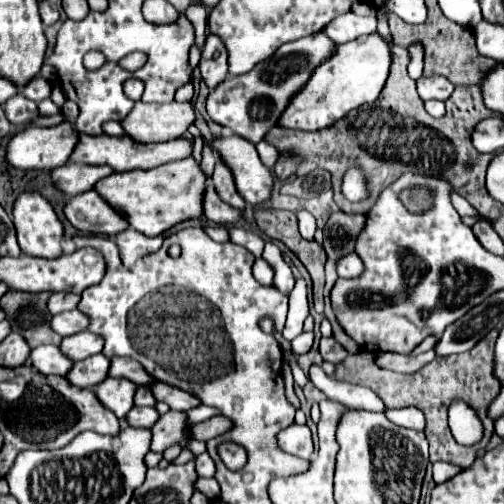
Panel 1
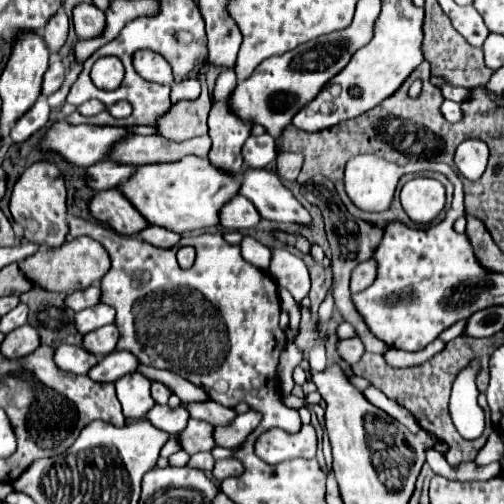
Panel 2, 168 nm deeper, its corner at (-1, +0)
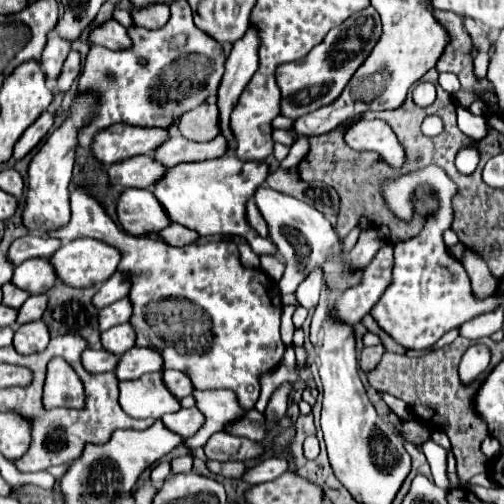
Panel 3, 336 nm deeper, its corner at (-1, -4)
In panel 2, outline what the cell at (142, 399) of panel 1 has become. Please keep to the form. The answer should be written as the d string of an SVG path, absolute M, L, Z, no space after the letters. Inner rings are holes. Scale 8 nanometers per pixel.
M155 382L155 384L151 384L151 396L155 398L157 404L167 404L167 400L169 400L169 396L171 396L171 390L169 390L167 386Z

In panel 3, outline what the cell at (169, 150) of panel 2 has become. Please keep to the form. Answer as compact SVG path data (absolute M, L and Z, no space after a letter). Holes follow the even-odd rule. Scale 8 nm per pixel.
M177 132L155 150L155 160L171 168L183 162L201 162L211 158L221 158L227 152L229 152L227 138L223 138L221 134L211 142L191 142Z

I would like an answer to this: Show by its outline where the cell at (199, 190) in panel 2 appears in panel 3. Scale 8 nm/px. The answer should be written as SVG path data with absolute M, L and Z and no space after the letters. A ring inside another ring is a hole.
M225 154L223 158L177 164L171 168L165 178L155 184L153 194L159 198L163 208L167 210L171 222L183 224L201 236L243 236L255 254L275 254L277 248L269 238L261 238L247 222L245 206L247 200L255 194L255 190L269 176L267 162L243 162L235 154Z

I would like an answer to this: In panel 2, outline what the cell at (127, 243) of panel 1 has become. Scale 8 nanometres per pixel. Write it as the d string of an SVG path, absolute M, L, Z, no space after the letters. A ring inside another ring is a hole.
M147 226L145 230L141 230L139 234L137 234L143 242L147 242L147 244L151 244L151 246L159 246L159 248L171 248L171 246L175 246L177 242L179 242L179 234L175 234L175 232L169 232L169 230L165 230L165 228L159 228L159 226Z

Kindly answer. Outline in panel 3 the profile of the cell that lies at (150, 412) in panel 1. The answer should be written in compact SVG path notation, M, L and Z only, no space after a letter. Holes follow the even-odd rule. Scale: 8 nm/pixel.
M181 408L181 410L175 412L175 414L165 414L161 420L163 420L163 424L165 424L169 430L177 432L177 434L183 436L183 438L193 436L193 434L203 426L203 422L205 422L203 414L201 414L197 408L189 408L189 410Z

